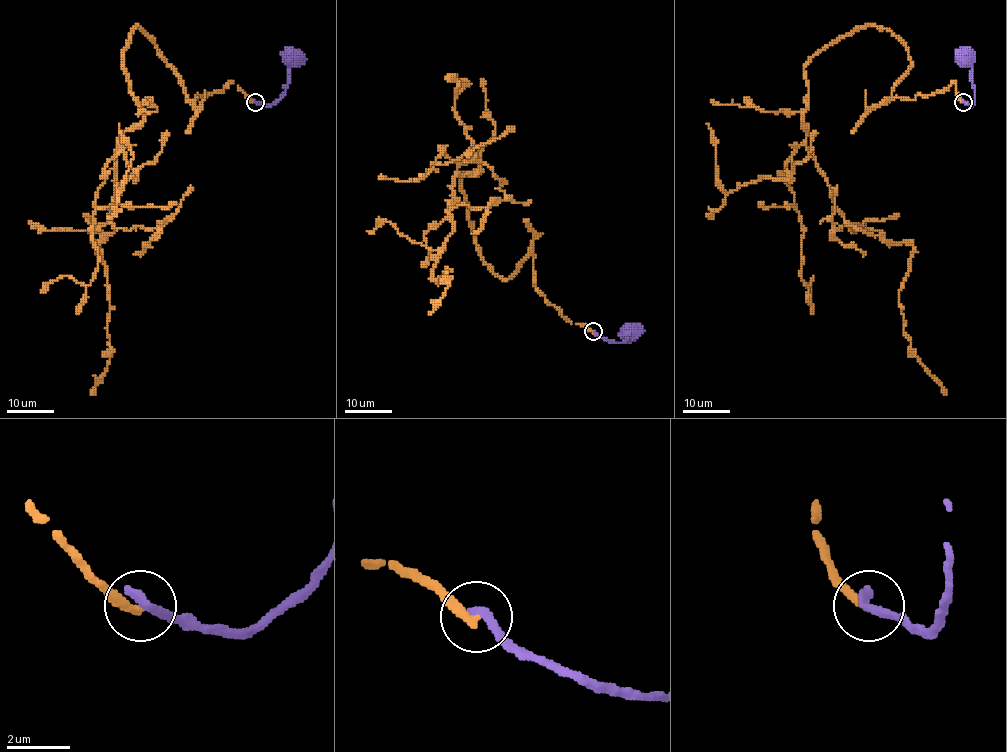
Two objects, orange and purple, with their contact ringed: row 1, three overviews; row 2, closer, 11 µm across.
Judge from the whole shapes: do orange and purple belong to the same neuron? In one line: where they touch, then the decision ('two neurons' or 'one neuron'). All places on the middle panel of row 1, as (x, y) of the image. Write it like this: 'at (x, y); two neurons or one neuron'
at (593, 331); two neurons

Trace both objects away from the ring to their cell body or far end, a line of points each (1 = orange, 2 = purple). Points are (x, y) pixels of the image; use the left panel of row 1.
1: (255, 101), (233, 82), (192, 101), (130, 33), (142, 121), (94, 241), (110, 350), (92, 395)
2: (255, 101), (271, 105), (280, 98), (288, 82), (292, 56)

